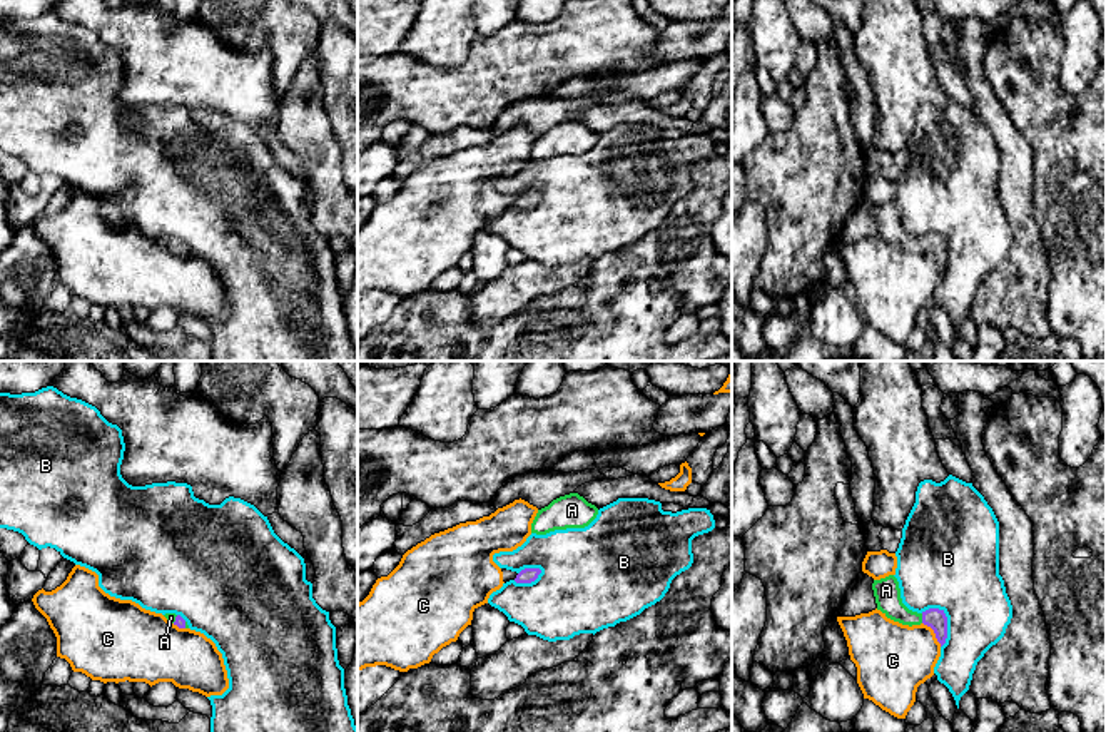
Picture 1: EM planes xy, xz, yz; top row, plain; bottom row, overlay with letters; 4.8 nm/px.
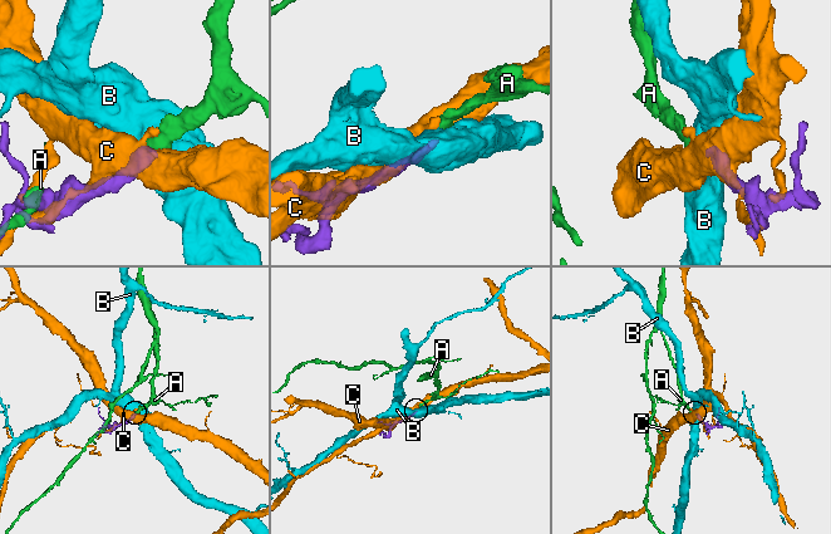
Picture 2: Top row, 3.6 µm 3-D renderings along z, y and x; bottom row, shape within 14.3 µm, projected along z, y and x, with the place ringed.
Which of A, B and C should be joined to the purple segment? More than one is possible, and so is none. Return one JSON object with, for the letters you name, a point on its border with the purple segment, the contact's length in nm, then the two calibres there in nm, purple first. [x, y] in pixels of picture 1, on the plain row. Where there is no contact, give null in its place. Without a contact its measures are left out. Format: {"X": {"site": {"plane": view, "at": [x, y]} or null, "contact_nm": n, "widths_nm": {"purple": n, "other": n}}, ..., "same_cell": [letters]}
{"A": {"site": {"plane": "yz", "at": [923, 244]}, "contact_nm": 50, "widths_nm": {"purple": 100, "other": 130}}, "same_cell": ["A"]}

